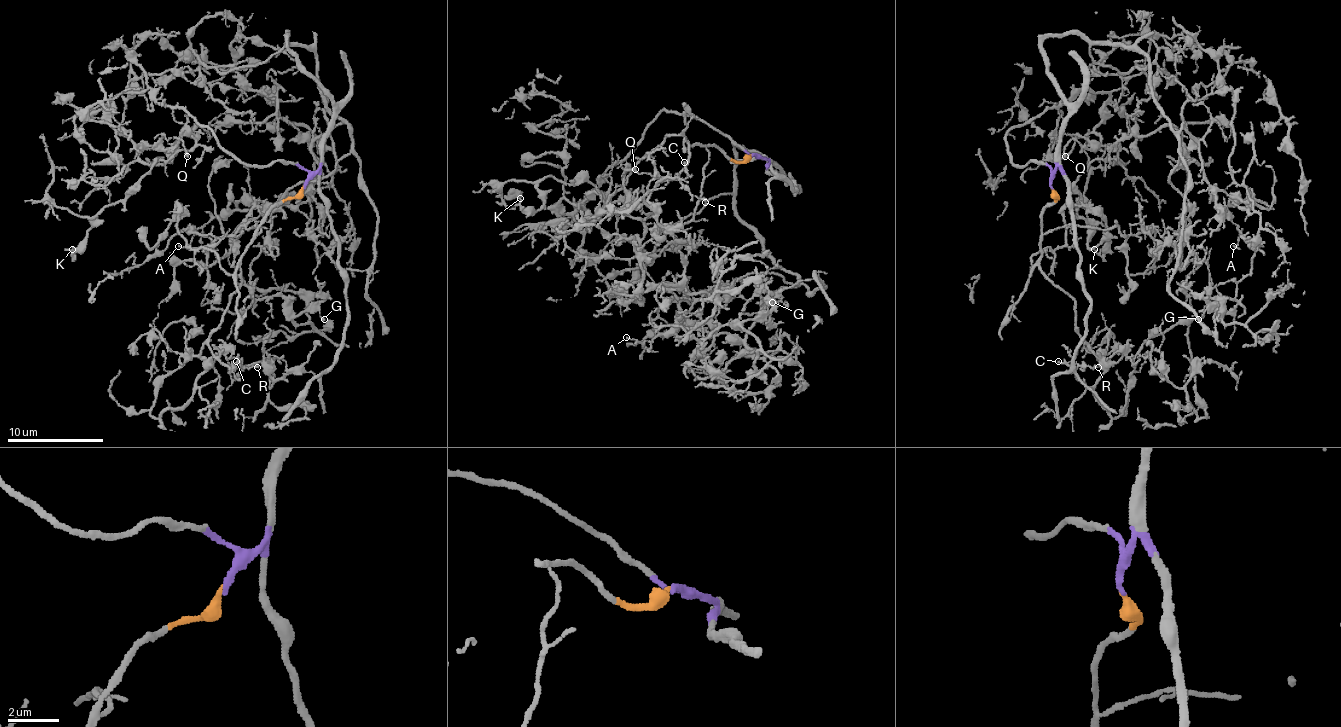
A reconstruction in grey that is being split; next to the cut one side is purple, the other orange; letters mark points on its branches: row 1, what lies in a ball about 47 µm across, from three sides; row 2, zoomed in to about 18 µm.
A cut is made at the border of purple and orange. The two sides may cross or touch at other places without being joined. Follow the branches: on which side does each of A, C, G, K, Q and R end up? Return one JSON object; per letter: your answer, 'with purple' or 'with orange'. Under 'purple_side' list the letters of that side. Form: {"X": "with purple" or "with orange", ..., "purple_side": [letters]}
{"A": "with purple", "C": "with orange", "G": "with purple", "K": "with purple", "Q": "with purple", "R": "with orange", "purple_side": ["A", "G", "K", "Q"]}

